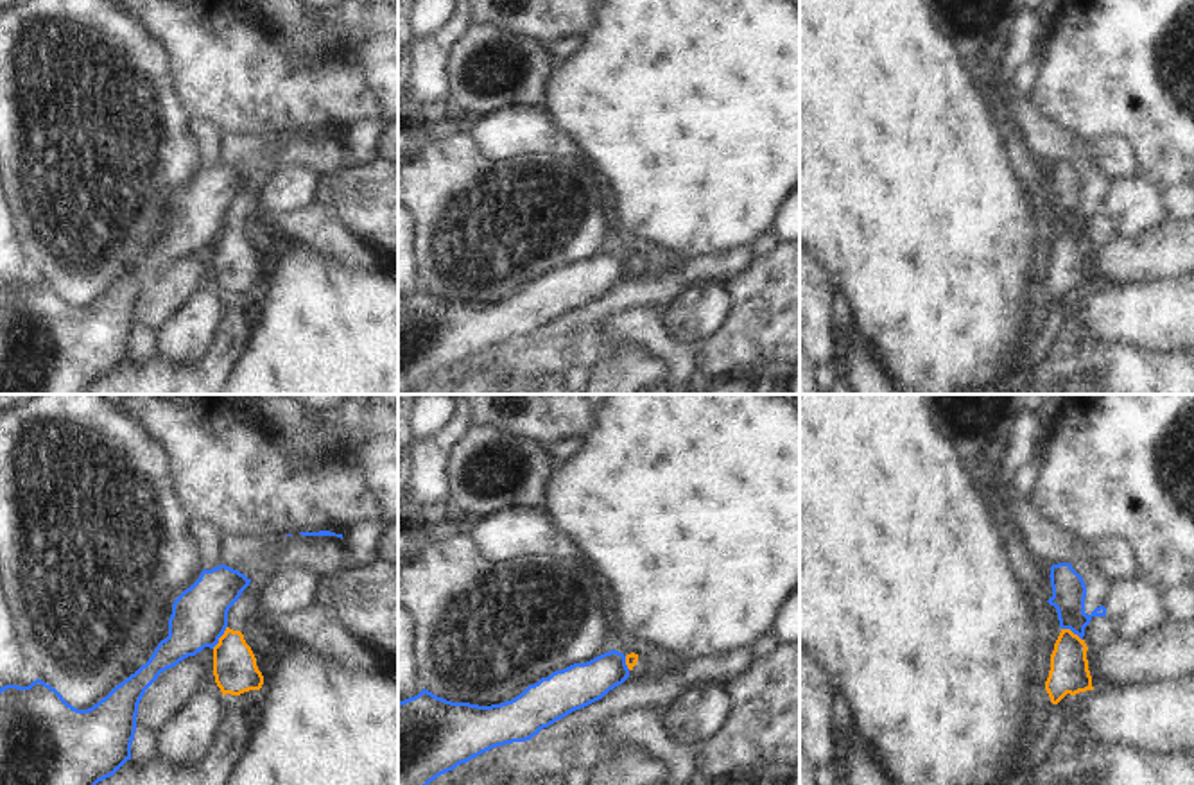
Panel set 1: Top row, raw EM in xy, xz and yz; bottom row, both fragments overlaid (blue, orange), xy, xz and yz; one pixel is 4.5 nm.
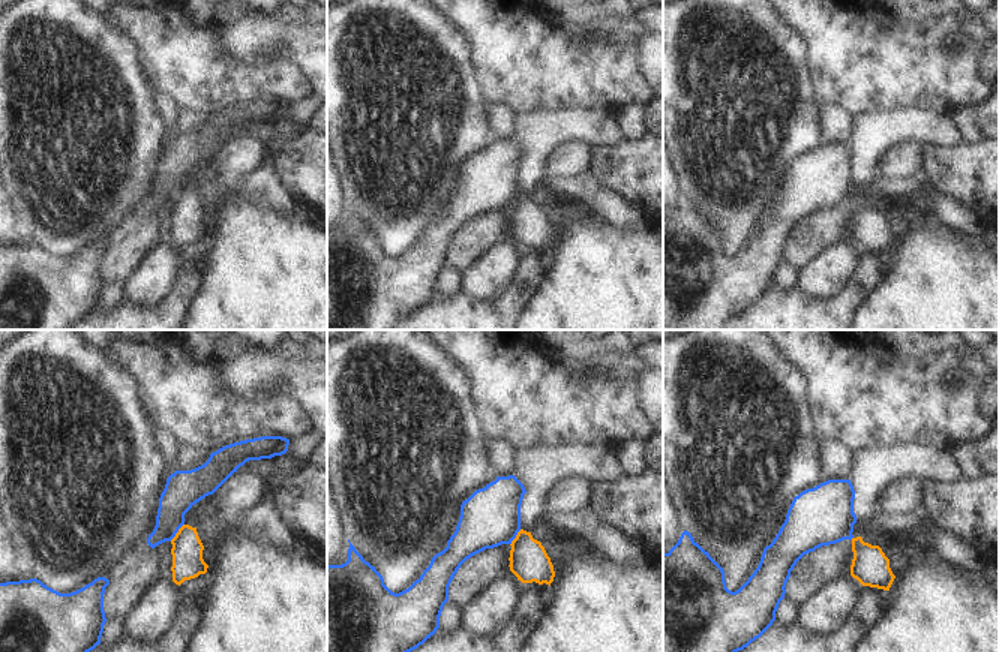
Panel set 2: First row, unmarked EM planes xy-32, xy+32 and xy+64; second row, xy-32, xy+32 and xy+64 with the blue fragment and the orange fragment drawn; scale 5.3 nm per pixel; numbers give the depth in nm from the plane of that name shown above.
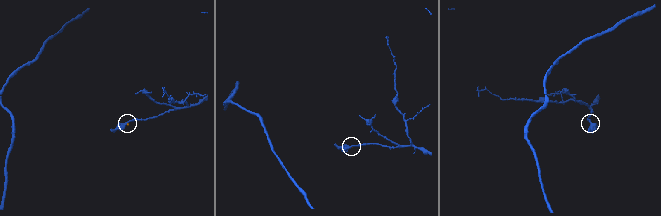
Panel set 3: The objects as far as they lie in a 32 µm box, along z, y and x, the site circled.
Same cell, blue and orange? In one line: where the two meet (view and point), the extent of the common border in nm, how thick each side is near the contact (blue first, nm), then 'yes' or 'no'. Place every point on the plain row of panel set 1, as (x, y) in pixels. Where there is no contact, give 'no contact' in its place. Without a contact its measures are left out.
meets blue in xy at (221, 233); contact 120 nm long; 260 nm thick on the blue side, 200 nm on the other; no

